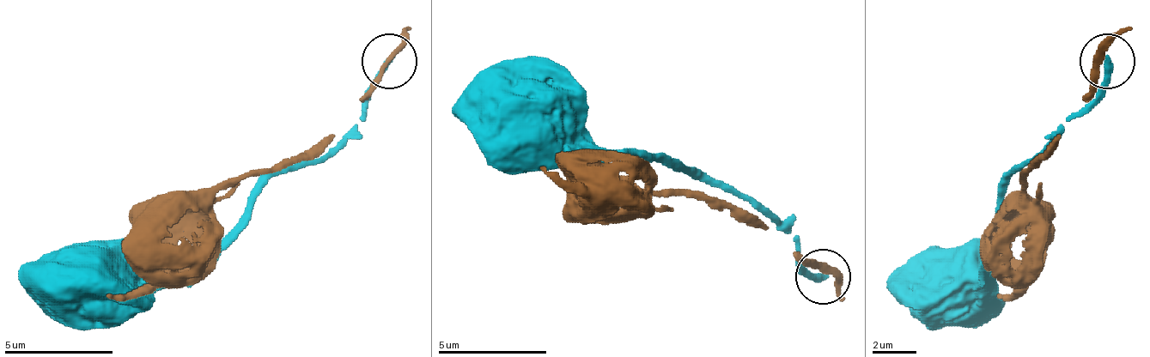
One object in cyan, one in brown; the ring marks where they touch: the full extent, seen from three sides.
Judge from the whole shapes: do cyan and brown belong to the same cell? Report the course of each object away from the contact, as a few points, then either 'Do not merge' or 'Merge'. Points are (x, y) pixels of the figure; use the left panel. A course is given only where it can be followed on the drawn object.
Course of cyan: (388, 63), (366, 117), (333, 149), (279, 172), (197, 264), (94, 286). Course of brown: (388, 57), (372, 89), (328, 138), (268, 172), (246, 172), (219, 193), (170, 258), (142, 286), (104, 297). Do not merge

